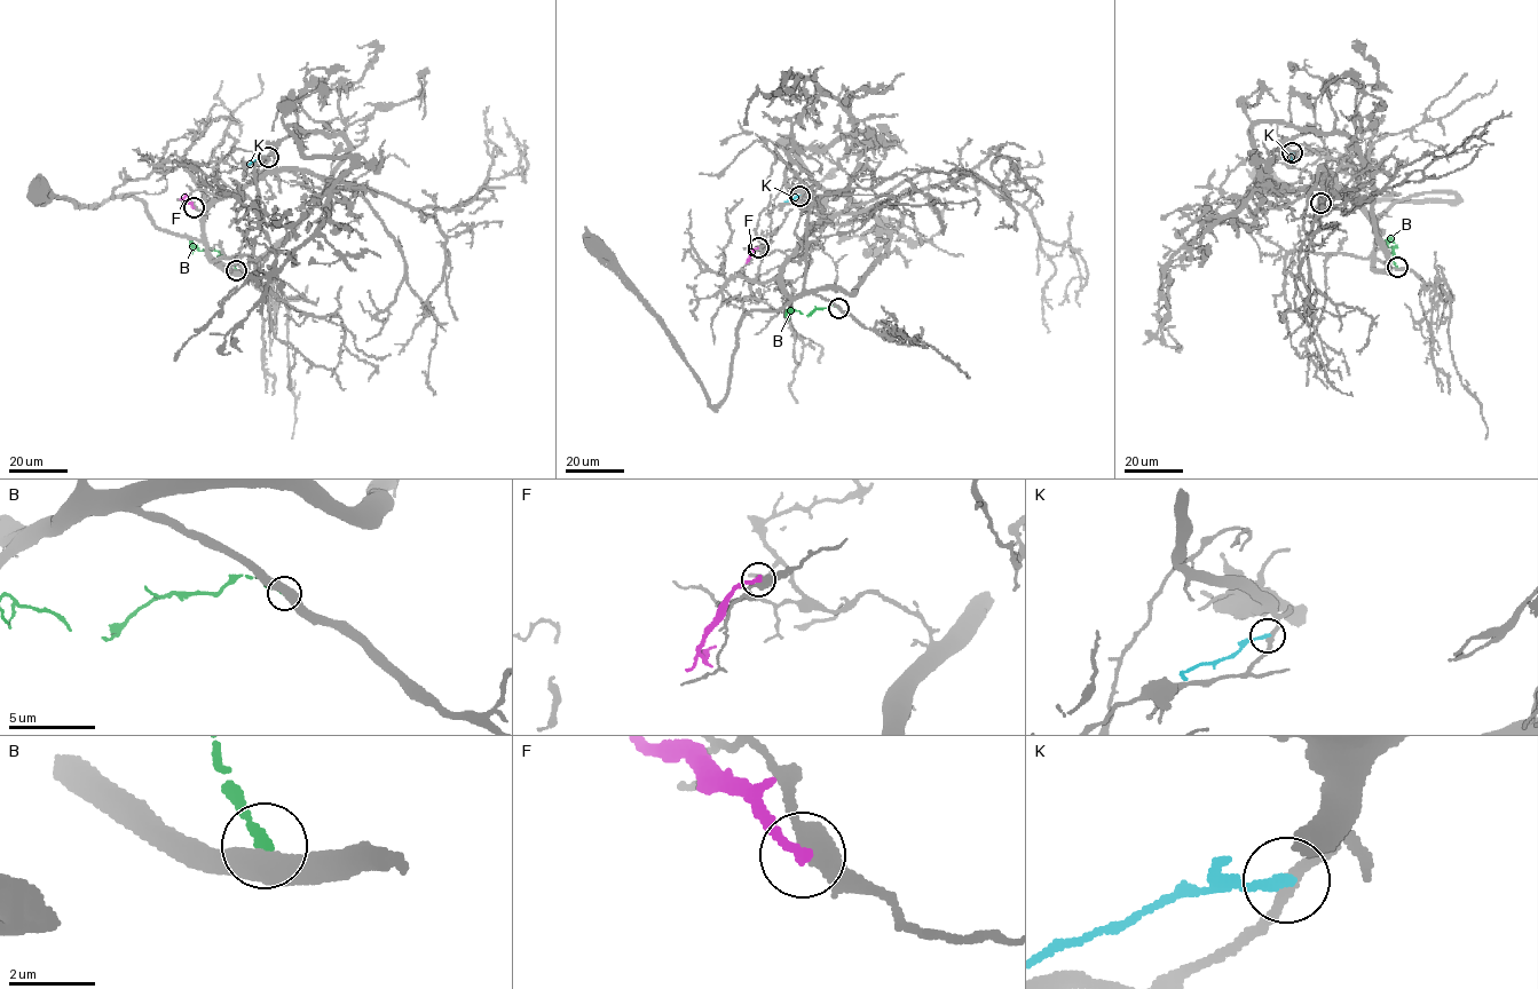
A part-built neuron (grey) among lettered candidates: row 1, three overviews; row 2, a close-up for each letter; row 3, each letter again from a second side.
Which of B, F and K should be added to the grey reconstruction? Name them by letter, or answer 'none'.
none

